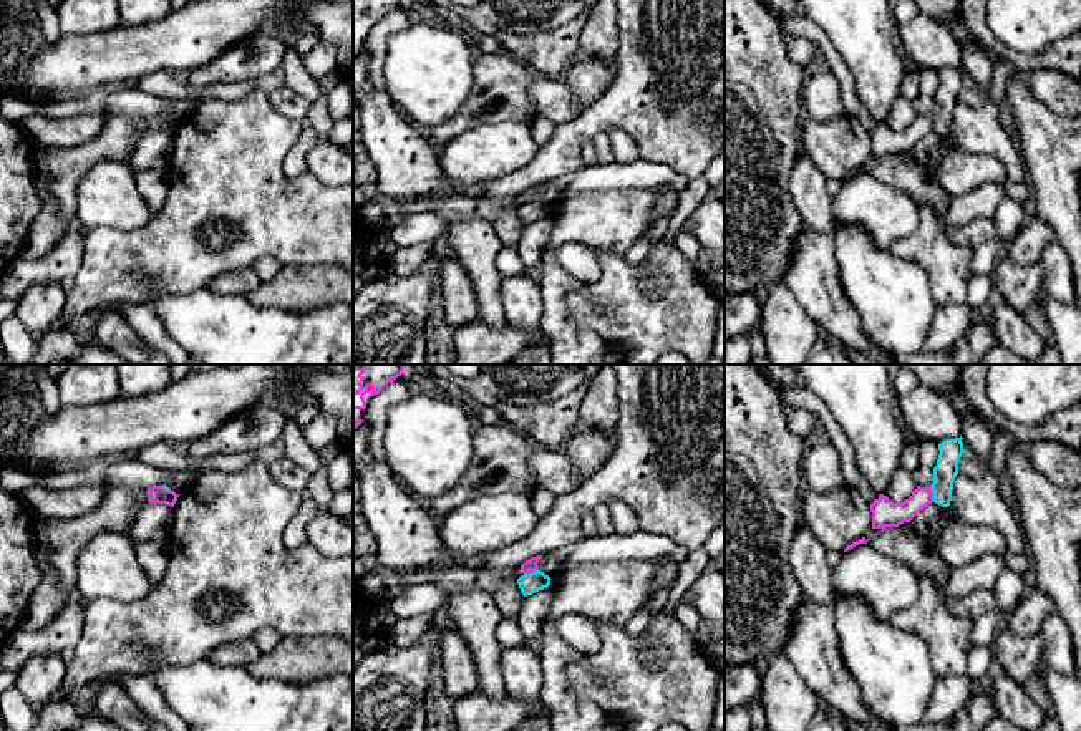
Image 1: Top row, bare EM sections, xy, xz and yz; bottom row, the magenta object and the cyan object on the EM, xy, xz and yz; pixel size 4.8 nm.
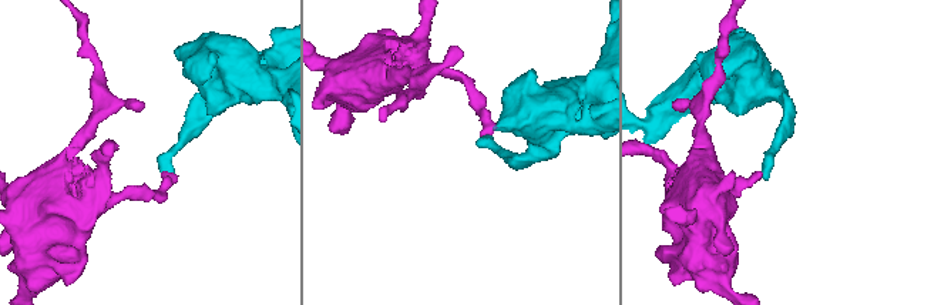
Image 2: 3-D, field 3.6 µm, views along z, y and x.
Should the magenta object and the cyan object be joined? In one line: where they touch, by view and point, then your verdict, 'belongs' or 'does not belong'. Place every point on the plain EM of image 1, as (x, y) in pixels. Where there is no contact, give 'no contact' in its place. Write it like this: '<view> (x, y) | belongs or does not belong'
yz (932, 123) | does not belong

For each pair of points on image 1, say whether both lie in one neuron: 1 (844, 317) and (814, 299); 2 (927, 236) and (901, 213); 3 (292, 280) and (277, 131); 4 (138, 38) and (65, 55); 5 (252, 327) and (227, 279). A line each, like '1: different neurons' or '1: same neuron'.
1: same neuron
2: different neurons
3: different neurons
4: same neuron
5: different neurons

